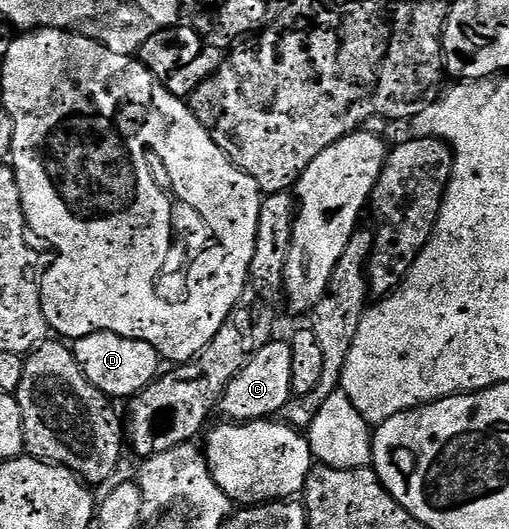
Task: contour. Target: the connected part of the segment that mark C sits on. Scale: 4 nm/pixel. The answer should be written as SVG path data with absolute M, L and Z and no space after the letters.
M273 340L254 351L251 362L235 374L235 378L221 395L219 412L229 422L267 420L284 413L287 402L293 396L291 386L291 346L289 340Z

